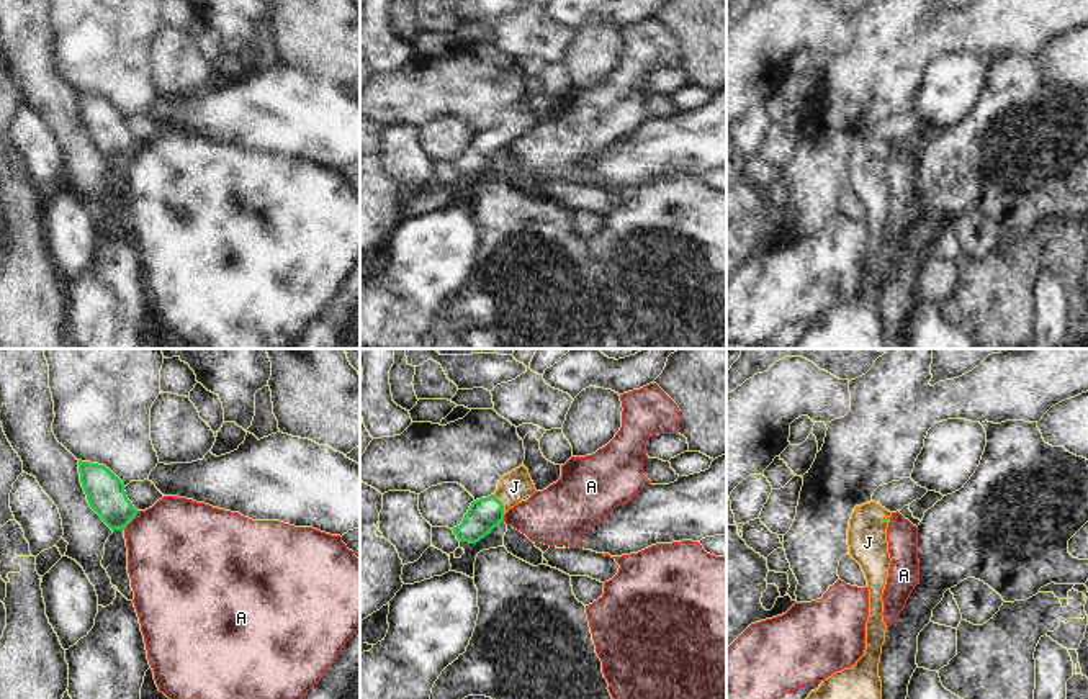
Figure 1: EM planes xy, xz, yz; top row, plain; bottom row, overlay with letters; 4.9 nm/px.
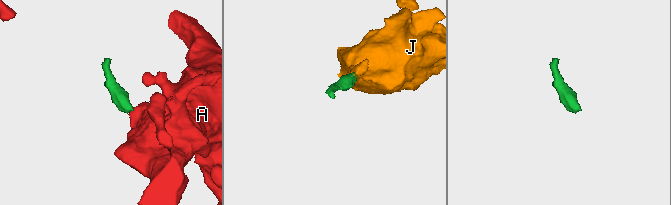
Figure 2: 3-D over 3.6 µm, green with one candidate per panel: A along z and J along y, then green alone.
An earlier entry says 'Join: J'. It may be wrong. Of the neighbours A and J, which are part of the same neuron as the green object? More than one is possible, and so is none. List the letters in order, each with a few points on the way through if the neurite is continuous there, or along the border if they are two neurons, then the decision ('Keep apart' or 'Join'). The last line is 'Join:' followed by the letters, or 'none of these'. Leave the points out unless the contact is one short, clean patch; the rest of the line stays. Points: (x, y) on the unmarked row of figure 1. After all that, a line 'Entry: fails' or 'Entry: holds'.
A: Boundary: xy (138, 144), (123, 162). Keep apart
J: Path across: xz (485, 148), (501, 138), (514, 120). Join
Join: J.
Entry: holds

